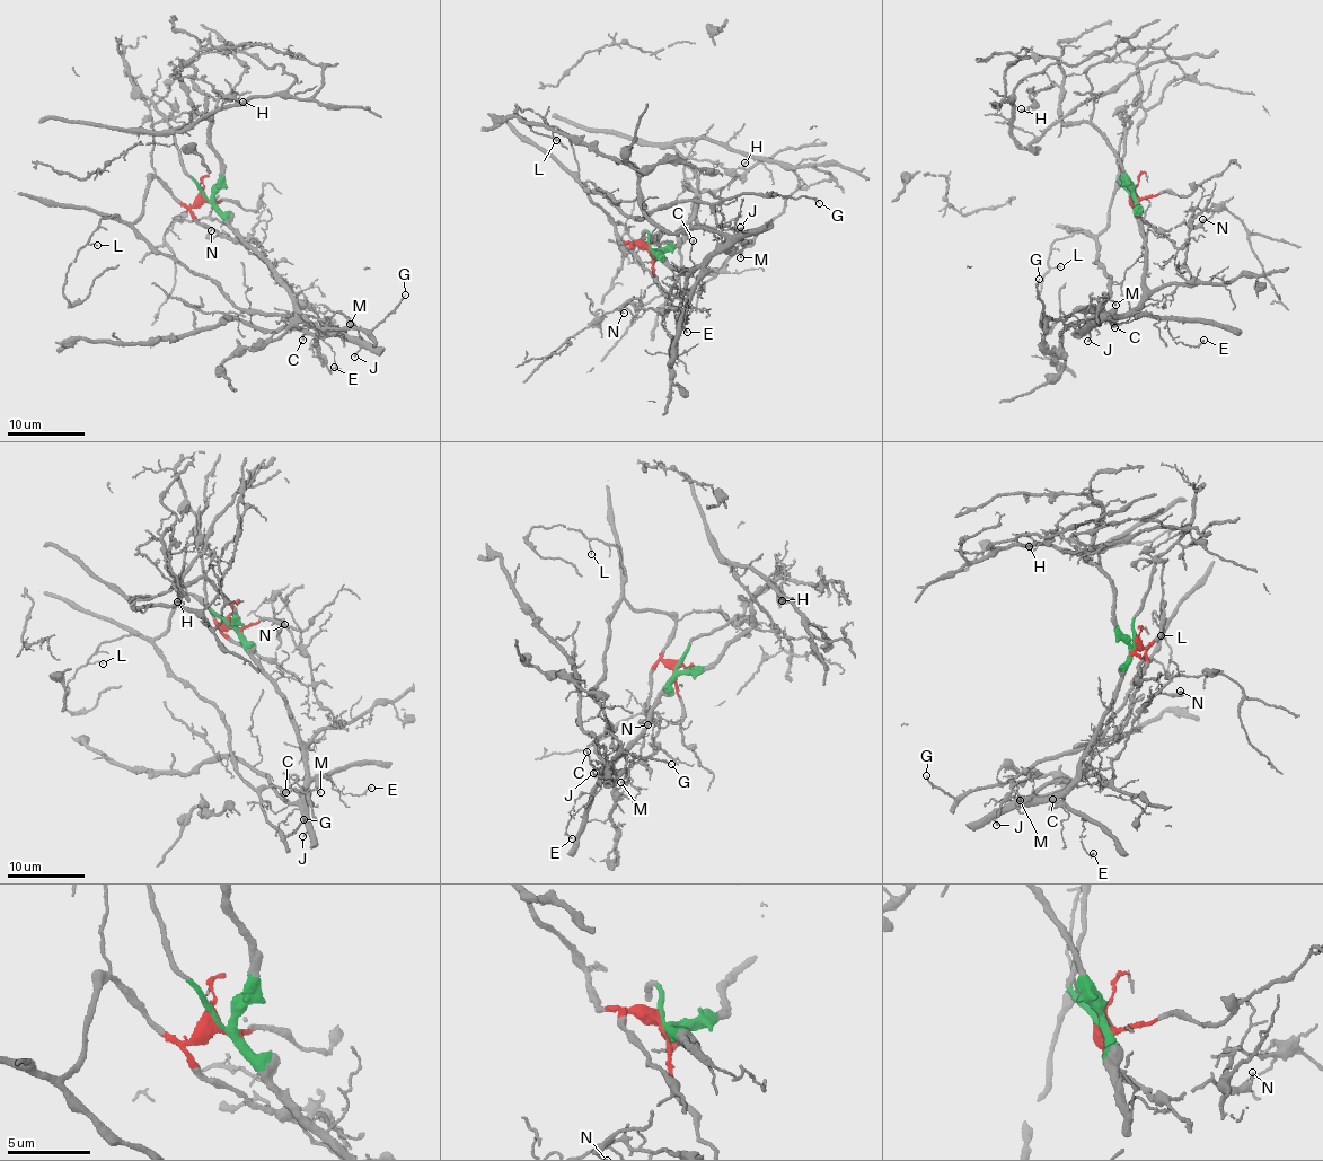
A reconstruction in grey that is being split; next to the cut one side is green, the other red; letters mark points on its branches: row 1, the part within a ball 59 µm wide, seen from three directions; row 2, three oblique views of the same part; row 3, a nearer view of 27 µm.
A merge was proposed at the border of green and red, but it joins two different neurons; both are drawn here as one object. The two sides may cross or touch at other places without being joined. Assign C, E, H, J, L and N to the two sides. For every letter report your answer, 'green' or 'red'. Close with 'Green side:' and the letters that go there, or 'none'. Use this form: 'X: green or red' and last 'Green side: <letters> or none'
C: green
E: green
H: green
J: green
L: red
N: red
Green side: C, E, H, J

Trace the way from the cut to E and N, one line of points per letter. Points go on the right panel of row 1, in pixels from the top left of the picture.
E: (1135, 195), (1146, 258), (1145, 291), (1137, 311), (1166, 322), (1167, 333), (1176, 343), (1194, 346), (1204, 340)
N: (1135, 195), (1137, 202), (1134, 209), (1156, 229), (1184, 222), (1196, 226), (1202, 218)

